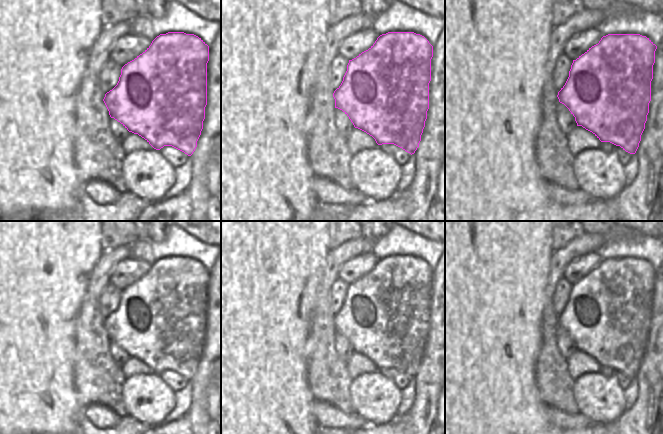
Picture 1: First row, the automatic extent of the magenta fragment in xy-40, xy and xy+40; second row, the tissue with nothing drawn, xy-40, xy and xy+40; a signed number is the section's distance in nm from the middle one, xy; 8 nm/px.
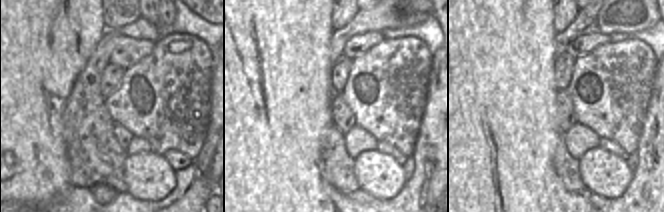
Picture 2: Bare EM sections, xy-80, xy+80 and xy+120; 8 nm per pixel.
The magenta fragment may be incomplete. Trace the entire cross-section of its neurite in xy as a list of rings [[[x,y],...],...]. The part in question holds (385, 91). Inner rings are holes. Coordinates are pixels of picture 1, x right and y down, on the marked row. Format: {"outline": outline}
{"outline": [[[388,32],[356,58],[349,60],[341,85],[334,91],[335,108],[342,110],[358,128],[372,136],[378,145],[394,144],[411,155],[421,141],[429,109],[429,83],[433,46],[414,32]]]}

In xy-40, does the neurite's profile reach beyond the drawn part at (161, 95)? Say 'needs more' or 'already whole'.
already whole

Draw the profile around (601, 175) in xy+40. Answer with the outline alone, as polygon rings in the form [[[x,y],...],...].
[[[588,148],[579,152],[573,161],[573,171],[579,188],[593,200],[608,200],[617,196],[625,185],[625,166],[616,154],[608,154],[600,148]]]

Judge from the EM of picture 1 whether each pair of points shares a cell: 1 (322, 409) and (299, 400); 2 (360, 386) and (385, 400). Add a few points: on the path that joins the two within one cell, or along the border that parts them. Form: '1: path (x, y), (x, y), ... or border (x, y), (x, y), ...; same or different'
1: border (314, 402), (313, 416), (318, 423); different
2: path (366, 392), (375, 401), (379, 401); same

